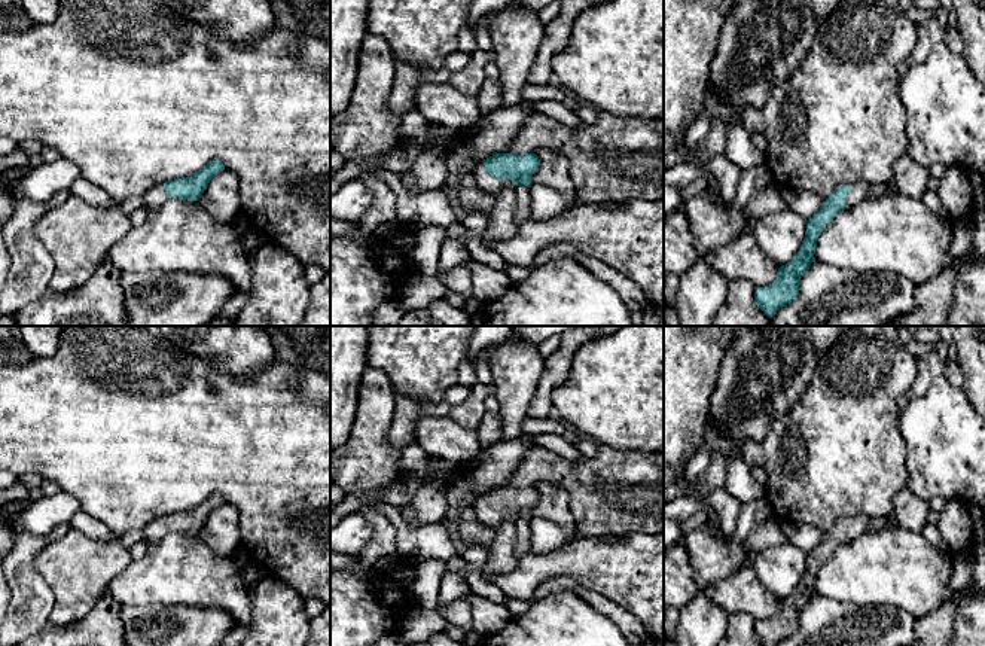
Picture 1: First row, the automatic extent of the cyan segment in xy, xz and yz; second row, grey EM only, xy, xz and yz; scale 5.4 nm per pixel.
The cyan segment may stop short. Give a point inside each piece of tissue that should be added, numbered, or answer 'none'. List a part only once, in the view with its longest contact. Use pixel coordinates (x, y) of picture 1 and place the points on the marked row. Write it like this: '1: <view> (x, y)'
1: xz (491, 185)

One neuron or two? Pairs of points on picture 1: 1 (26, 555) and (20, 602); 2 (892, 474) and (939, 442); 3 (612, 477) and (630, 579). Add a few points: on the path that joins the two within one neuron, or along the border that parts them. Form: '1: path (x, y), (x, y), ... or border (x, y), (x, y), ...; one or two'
1: path (23, 567), (23, 590); one
2: border (899, 429), (906, 447), (906, 485); two
3: border (647, 533), (588, 538); two

